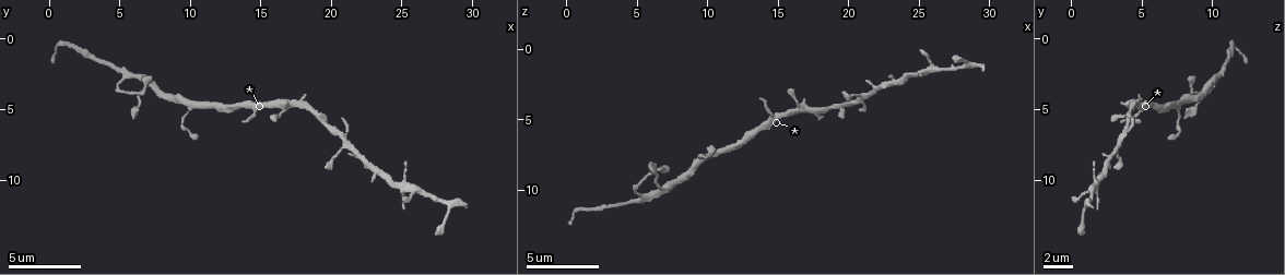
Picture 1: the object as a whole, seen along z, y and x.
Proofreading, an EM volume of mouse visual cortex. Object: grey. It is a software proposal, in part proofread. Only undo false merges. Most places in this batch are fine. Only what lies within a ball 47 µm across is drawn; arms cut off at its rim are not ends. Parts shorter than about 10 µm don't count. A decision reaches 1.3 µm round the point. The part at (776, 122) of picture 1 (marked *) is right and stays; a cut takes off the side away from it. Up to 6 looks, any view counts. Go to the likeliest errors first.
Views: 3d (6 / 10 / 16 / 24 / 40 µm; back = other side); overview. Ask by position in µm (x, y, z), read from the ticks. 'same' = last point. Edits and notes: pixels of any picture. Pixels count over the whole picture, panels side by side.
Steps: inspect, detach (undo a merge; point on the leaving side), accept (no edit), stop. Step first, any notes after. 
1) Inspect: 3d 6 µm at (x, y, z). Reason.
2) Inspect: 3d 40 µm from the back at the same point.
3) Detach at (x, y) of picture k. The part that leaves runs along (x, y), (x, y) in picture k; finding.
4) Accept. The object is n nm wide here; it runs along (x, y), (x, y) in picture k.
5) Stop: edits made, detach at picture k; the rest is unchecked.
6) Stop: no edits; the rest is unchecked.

Inspect: 3d 10 µm at (5.2, 2.2, 10.8). Three arms meet.

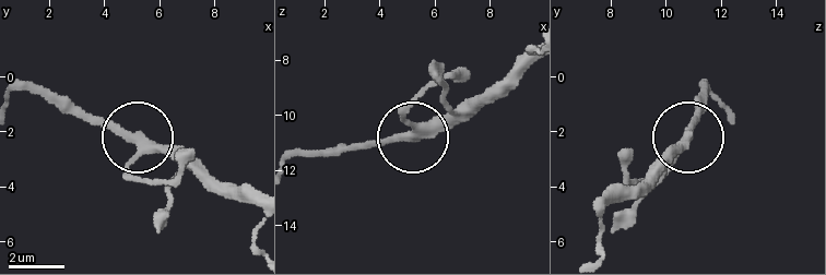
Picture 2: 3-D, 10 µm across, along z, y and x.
Inspect: 3d 10 µm from the back at (5.1, 2.2, 10.8). From behind.

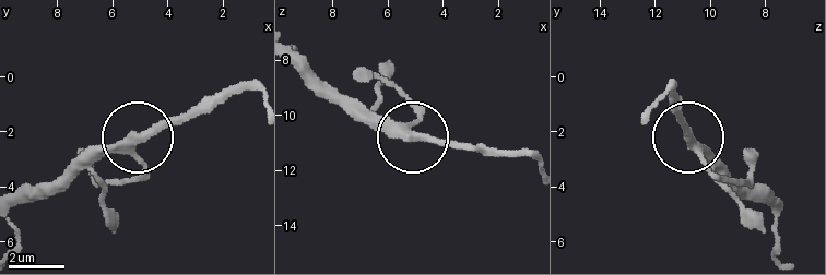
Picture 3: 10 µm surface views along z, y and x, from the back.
Accept. The object is 300 nm wide here; it runs along (299, 55), (334, 90), (412, 136), (480, 146) in picture 3; all the same neuron.

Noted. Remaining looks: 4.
Inspect: 3d 10 µm at (25.4, 10.2, 1.8). Calibre changes.

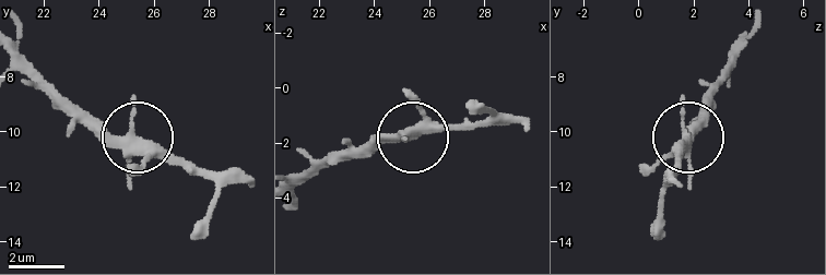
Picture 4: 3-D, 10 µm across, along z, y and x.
Inspect: 3d 6 µm at (25.2, 10.3, 1.8).

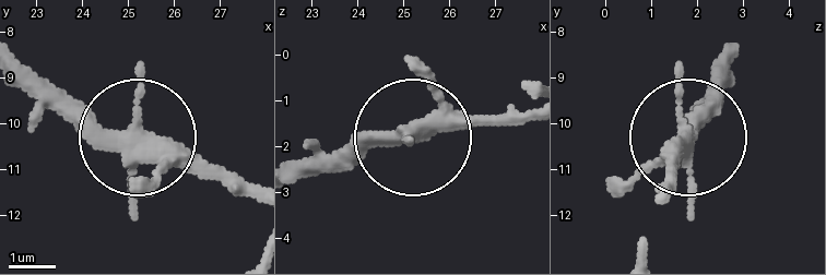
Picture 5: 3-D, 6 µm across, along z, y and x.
Accept. It runs along (729, 58), (694, 140), (670, 164), (670, 191) in picture 5; continuous, no second neuron.

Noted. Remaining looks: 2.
Stop: no edits; the rest is unchecked.

